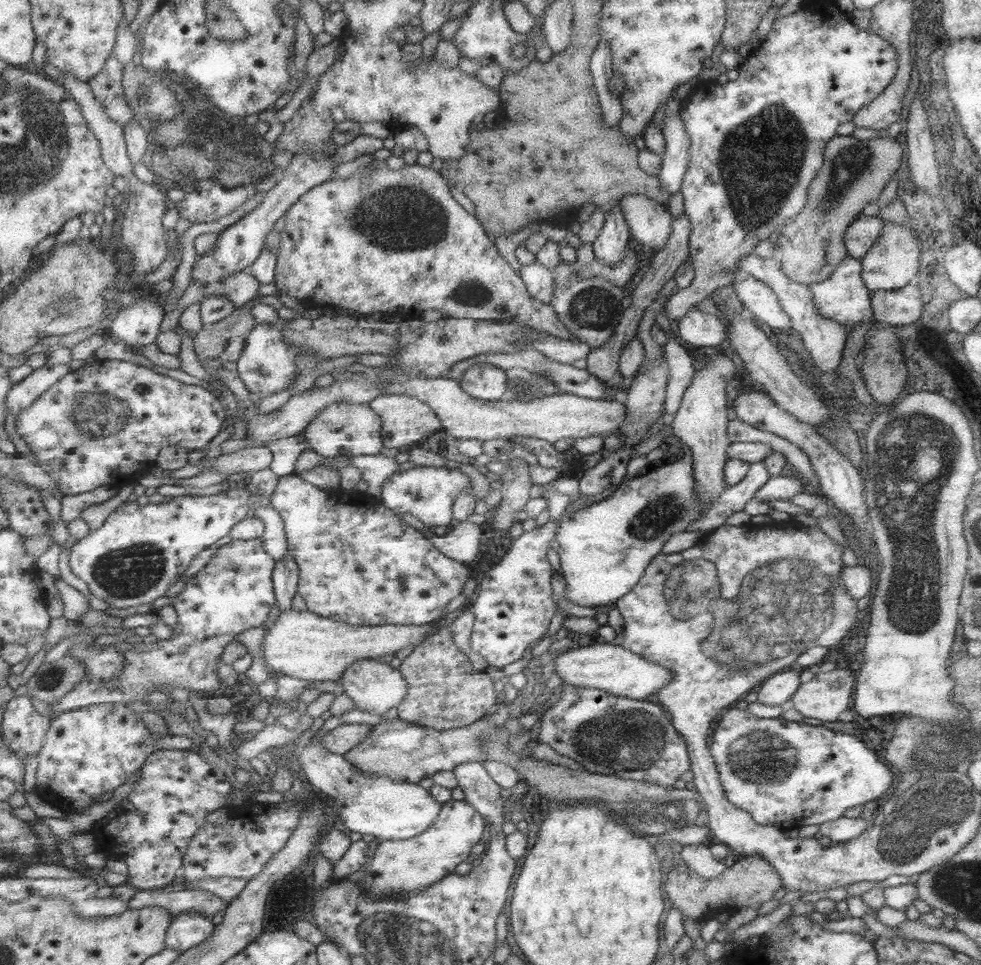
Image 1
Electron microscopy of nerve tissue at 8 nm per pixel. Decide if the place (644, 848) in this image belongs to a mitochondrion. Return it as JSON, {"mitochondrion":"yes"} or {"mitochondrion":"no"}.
{"mitochondrion":"no"}

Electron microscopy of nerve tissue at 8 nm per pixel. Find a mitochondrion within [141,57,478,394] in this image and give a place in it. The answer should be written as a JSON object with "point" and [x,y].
{"point":[237,157]}

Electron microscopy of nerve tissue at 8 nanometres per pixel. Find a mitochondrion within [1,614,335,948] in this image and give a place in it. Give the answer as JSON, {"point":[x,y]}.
{"point":[117,846]}

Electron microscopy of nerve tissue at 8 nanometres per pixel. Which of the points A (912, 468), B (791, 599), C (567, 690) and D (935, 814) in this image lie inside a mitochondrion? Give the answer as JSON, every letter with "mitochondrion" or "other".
{"A":"mitochondrion","B":"mitochondrion","C":"other","D":"mitochondrion"}

